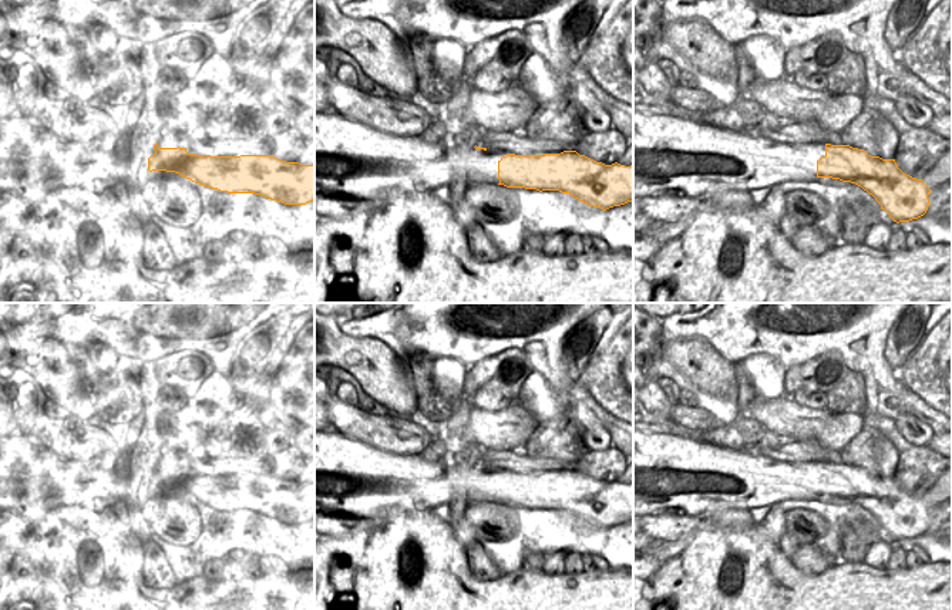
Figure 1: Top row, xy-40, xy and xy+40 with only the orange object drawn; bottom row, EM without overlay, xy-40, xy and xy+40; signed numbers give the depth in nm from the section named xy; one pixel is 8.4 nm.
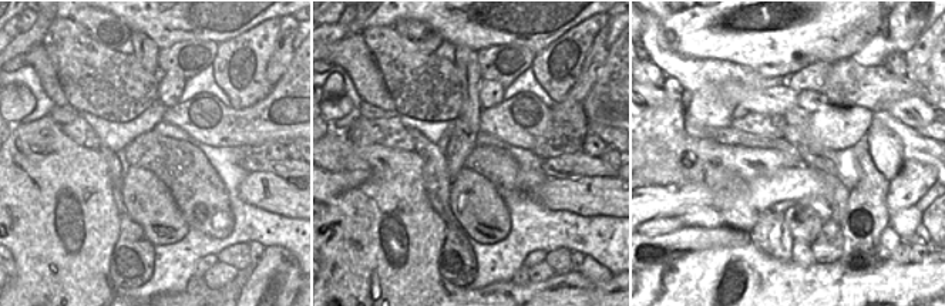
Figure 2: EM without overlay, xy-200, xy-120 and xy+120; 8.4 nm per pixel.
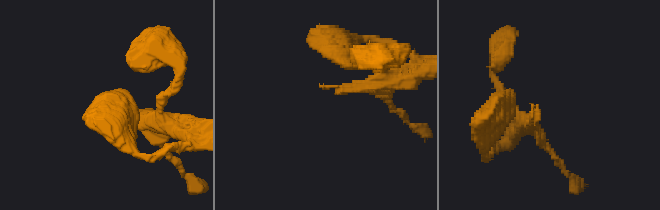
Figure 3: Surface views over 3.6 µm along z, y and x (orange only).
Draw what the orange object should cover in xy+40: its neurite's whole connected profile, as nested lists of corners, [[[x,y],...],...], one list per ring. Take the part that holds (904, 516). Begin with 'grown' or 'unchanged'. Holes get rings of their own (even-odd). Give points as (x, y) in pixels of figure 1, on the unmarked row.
grown; [[[633,429],[633,518],[656,513],[702,516],[712,501],[724,501],[751,510],[783,501],[815,501],[818,496],[832,496],[861,505],[897,542],[924,535],[929,525],[931,508],[922,498],[904,492],[895,478],[871,475],[864,468],[850,464],[781,462],[679,435],[645,434]]]

